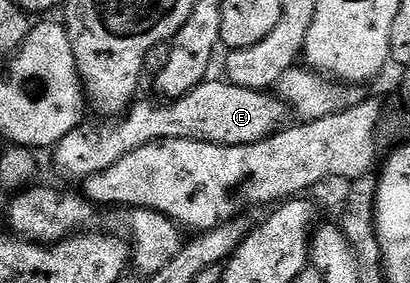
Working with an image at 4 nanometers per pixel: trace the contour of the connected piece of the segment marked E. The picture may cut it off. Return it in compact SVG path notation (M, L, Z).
M203 81L191 93L172 101L157 103L134 102L133 106L120 116L118 127L105 121L102 127L82 125L67 133L52 152L57 167L65 175L83 181L103 169L111 169L127 153L157 139L194 139L204 143L218 143L224 147L251 145L272 135L286 122L287 108L276 94L253 91L228 81L209 83Z

